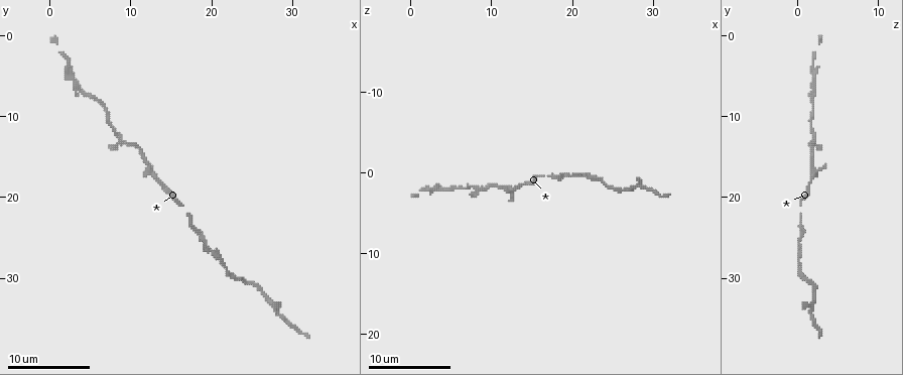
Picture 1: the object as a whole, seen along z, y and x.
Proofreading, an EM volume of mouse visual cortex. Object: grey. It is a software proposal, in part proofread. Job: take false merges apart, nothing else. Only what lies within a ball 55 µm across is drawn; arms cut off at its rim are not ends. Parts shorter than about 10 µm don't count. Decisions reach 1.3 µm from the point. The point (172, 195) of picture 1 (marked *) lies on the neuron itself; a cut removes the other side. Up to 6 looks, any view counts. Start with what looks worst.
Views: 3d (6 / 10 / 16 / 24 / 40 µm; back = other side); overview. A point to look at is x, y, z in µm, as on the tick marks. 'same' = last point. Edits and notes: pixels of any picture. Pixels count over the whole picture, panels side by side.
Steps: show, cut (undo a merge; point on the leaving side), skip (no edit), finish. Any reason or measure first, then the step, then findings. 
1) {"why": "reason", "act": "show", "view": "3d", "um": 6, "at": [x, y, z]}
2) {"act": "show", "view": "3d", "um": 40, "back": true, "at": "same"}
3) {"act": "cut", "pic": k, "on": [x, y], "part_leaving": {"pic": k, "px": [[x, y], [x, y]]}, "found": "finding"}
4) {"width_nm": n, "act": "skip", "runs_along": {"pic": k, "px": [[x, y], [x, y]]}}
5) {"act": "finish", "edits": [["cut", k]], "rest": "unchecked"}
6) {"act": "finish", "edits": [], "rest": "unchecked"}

{"why": "sudden change in width", "act": "show", "view": "3d", "um": 16, "at": [20.8, 27.2, 0.2]}

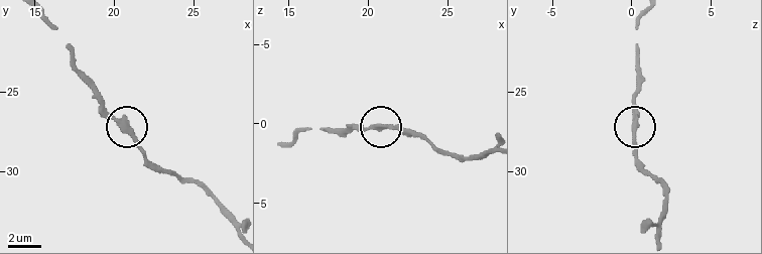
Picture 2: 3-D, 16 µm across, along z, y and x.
{"width_nm": 350, "act": "skip", "runs_along": {"pic": 2, "px": [[639, 16], [633, 156]]}, "found": "all the same neuron"}

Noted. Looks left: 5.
{"why": "calibre changes", "act": "show", "view": "3d", "um": 16, "at": [8.2, 12.2, 2.0]}

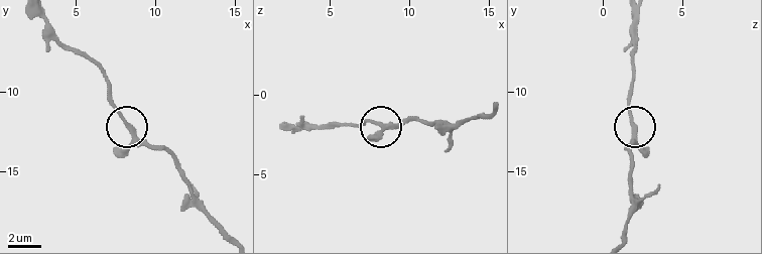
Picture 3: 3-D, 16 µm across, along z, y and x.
{"act": "skip", "runs_along": {"pic": 3, "px": [[230, 234], [194, 193], [177, 160], [145, 144], [110, 97]]}, "found": "continuous, no second neuron"}

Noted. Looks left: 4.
{"why": "two arms in line, one across", "act": "show", "view": "3d", "um": 16, "at": [3.0, 5.2, 1.8]}

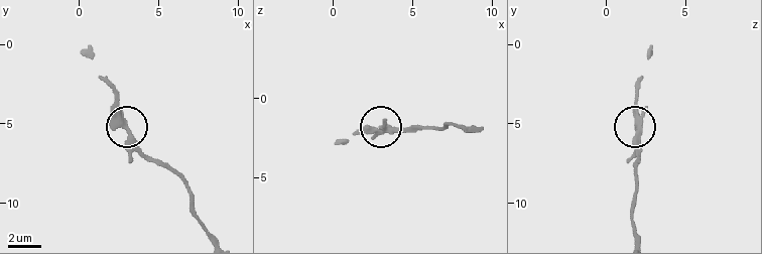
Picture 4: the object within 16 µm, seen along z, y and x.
{"act": "show", "view": "3d", "um": 16, "back": true, "at": [2.9, 5.2, 2.1]}

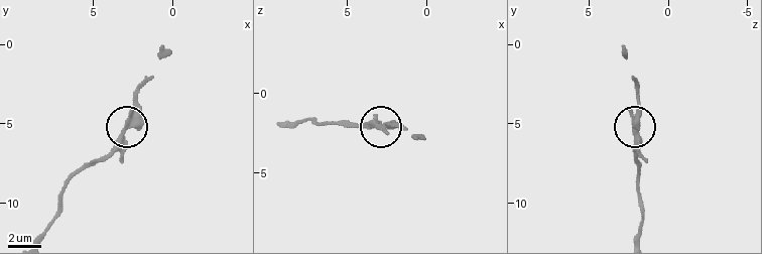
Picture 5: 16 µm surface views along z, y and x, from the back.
{"arms": 3, "act": "skip", "runs_along": {"pic": 5, "px": [[40, 235], [65, 186], [115, 141], [131, 109], [134, 90]]}, "found": "one neuron here"}

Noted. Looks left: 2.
{"act": "finish", "edits": [], "rest": "unchecked"}

